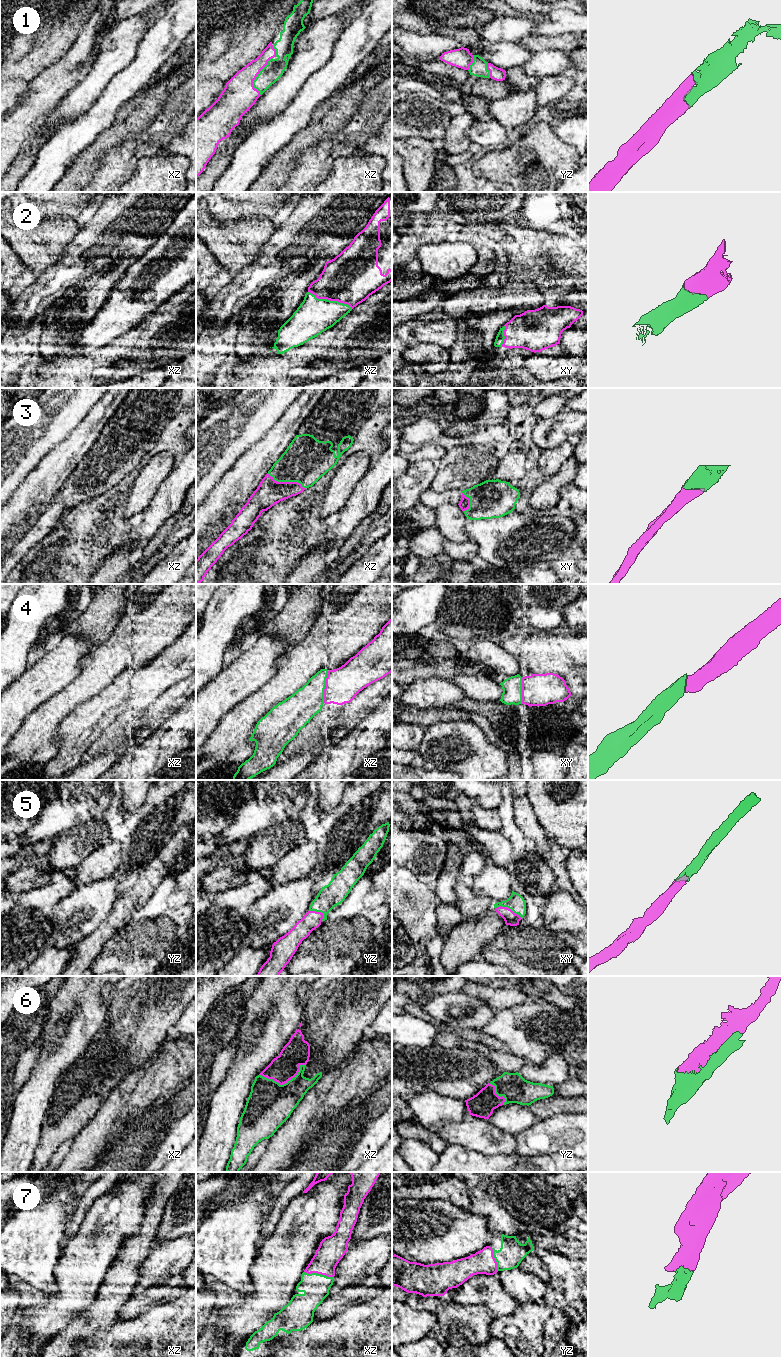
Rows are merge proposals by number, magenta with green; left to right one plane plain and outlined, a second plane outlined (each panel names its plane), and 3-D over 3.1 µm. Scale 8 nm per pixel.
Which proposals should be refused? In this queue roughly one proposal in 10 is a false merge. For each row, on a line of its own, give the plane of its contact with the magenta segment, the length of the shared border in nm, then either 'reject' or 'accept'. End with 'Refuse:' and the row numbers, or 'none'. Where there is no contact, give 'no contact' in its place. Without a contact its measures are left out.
1: meets magenta in xz; contact 320 nm long; accept
2: meets magenta in xz; contact 380 nm long; accept
3: meets magenta in xz; contact 340 nm long; accept
4: meets magenta in xz; contact 260 nm long; accept
5: meets magenta in xy; contact 240 nm long; accept
6: meets magenta in xz; contact 380 nm long; accept
7: meets magenta in xz; contact 240 nm long; accept
Refuse: none

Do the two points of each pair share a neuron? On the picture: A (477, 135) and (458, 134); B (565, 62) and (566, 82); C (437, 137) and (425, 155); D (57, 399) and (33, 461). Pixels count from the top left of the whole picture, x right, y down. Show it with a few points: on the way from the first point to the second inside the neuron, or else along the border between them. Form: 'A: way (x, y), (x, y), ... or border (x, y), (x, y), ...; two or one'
A: border (475, 121), (466, 131), (466, 136), (471, 142); two
B: border (559, 74), (546, 75), (539, 79); two
C: border (419, 136), (437, 145); two
D: way (56, 414), (34, 437), (33, 446); one

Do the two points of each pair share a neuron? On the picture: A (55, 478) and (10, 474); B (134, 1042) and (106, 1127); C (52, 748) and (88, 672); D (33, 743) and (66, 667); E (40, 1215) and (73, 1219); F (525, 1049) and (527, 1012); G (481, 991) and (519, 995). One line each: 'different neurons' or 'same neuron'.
A: different neurons
B: different neurons
C: same neuron
D: different neurons
E: different neurons
F: same neuron
G: same neuron

